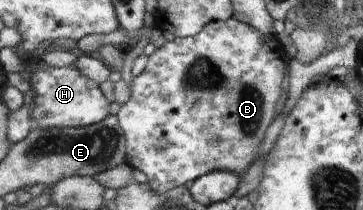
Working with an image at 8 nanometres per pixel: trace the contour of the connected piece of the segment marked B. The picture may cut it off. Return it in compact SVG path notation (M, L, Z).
M234 16L225 21L209 22L204 26L202 32L194 36L176 37L172 41L166 41L161 48L157 48L148 57L144 70L133 78L130 85L130 98L128 98L128 102L121 104L120 110L118 110L118 122L126 142L125 162L132 169L142 172L147 177L149 187L159 193L165 193L183 185L190 185L193 181L197 181L200 177L211 172L231 171L240 174L240 176L242 173L246 173L246 170L250 167L250 162L256 156L256 150L258 150L260 142L262 142L264 130L272 122L274 106L276 106L278 96L282 92L280 86L282 86L282 80L284 80L286 64L284 64L284 60L282 60L278 51L270 52L270 50L282 50L282 46L280 49L280 44L278 44L278 39L270 35L262 36L260 30L256 30L254 26L250 26L248 23L240 22Z

